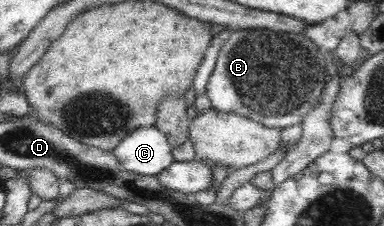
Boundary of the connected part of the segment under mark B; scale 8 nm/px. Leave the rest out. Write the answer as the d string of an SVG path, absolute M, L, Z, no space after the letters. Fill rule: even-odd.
M242 29L221 40L218 59L206 90L211 107L233 112L268 128L302 123L325 89L328 73L320 48L300 33Z

